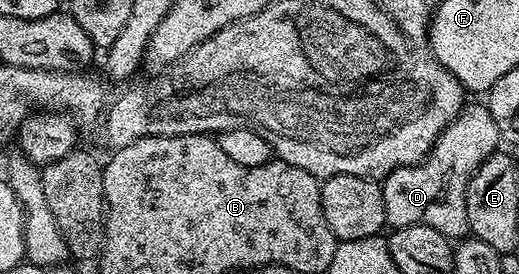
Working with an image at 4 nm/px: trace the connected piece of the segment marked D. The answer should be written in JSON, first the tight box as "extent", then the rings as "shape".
{"extent":[382,103,501,242],"shape":[[[469,103],[442,130],[442,134],[419,164],[394,170],[382,181],[386,221],[392,228],[425,224],[456,242],[469,235],[466,190],[478,166],[501,147],[500,131],[494,126],[487,103]]]}

